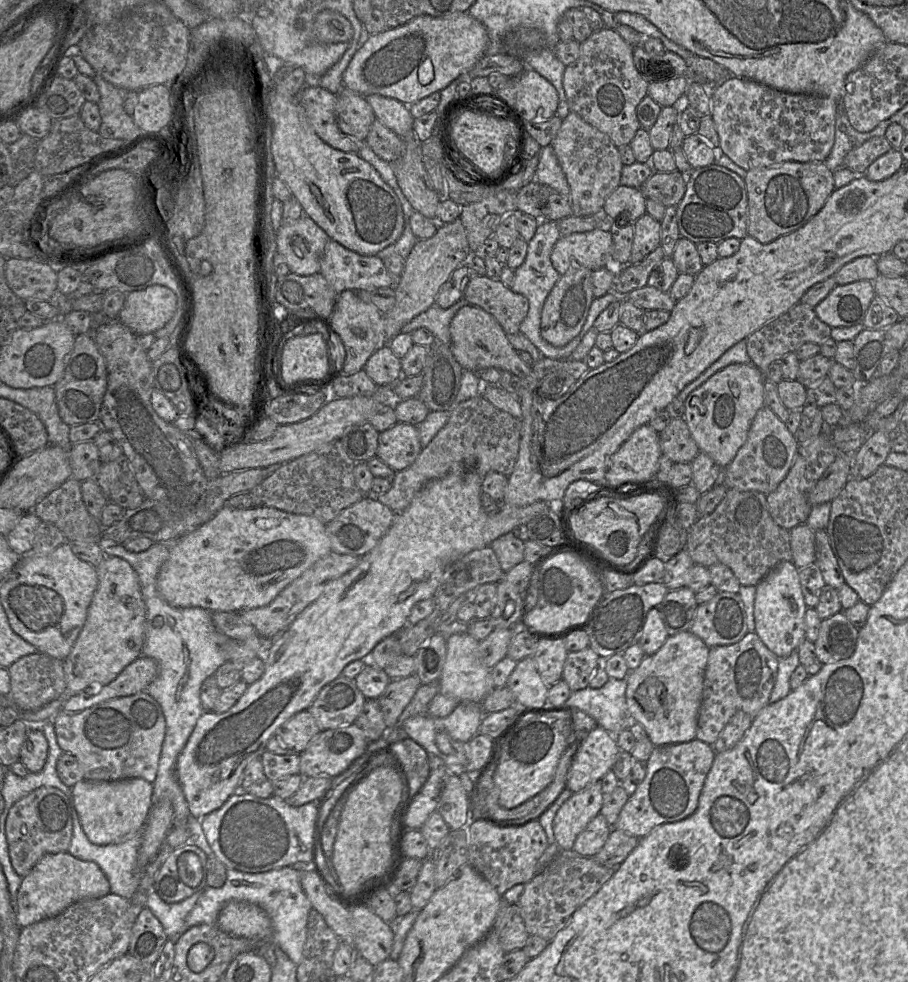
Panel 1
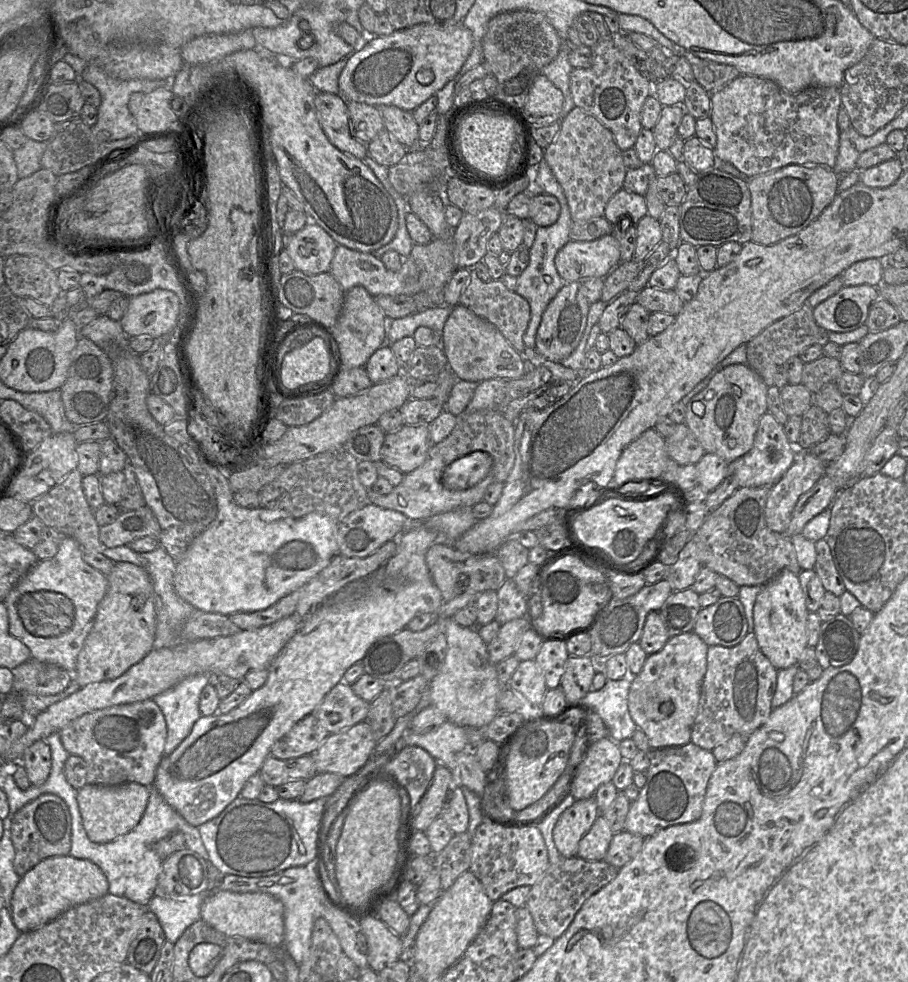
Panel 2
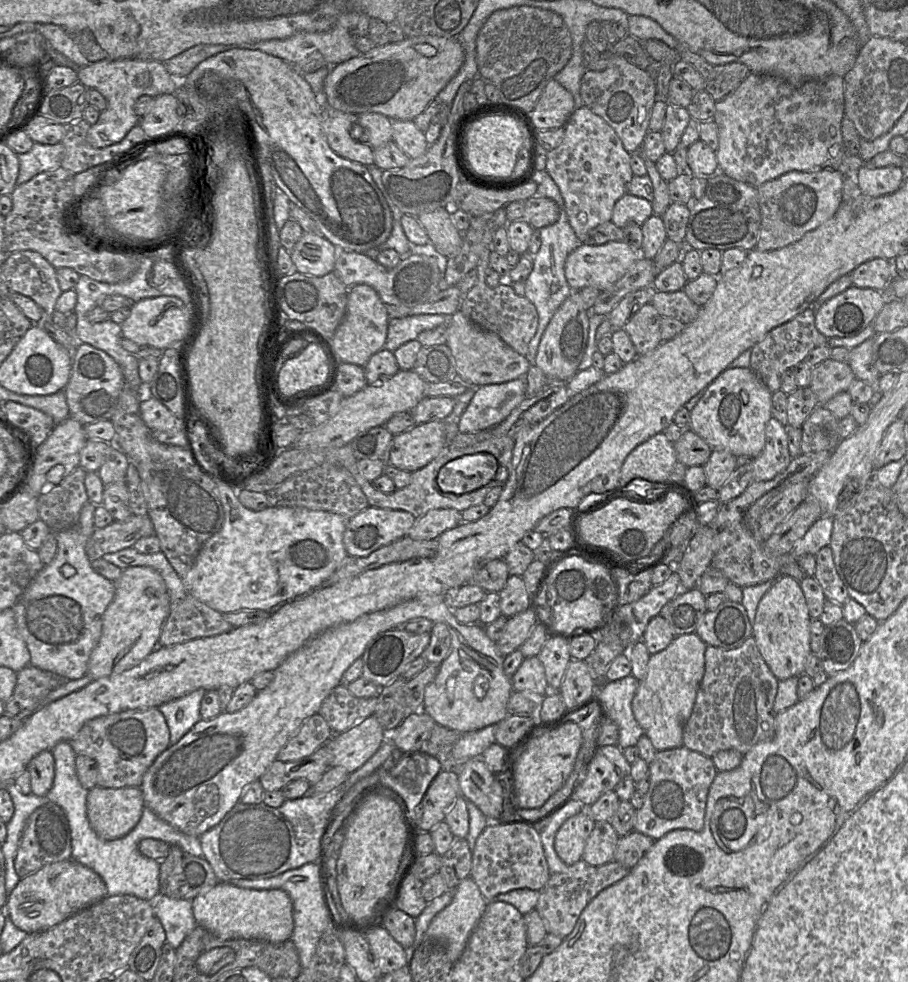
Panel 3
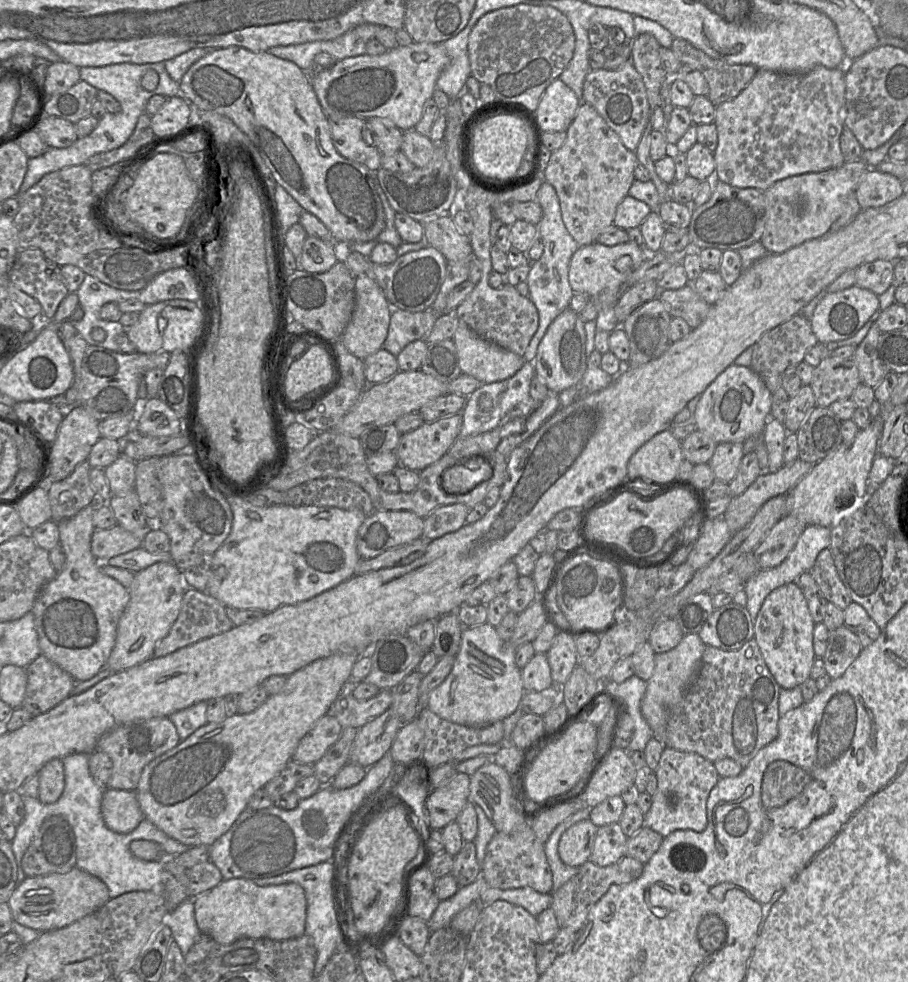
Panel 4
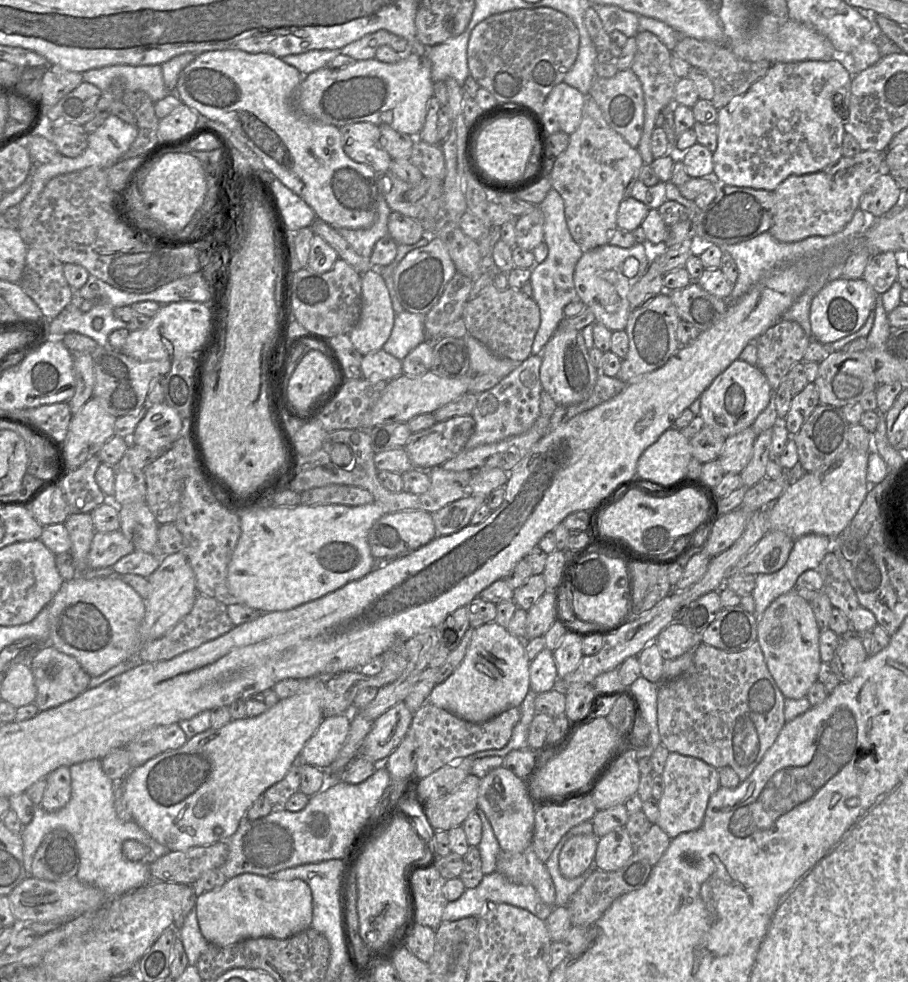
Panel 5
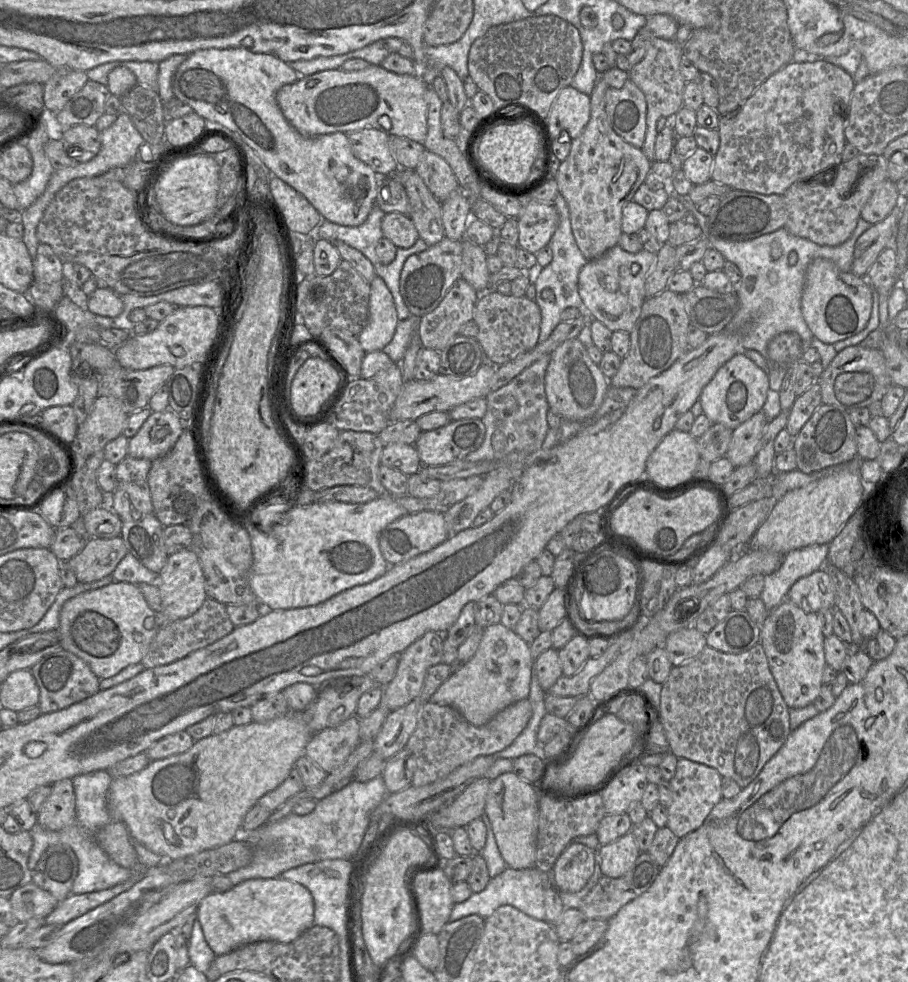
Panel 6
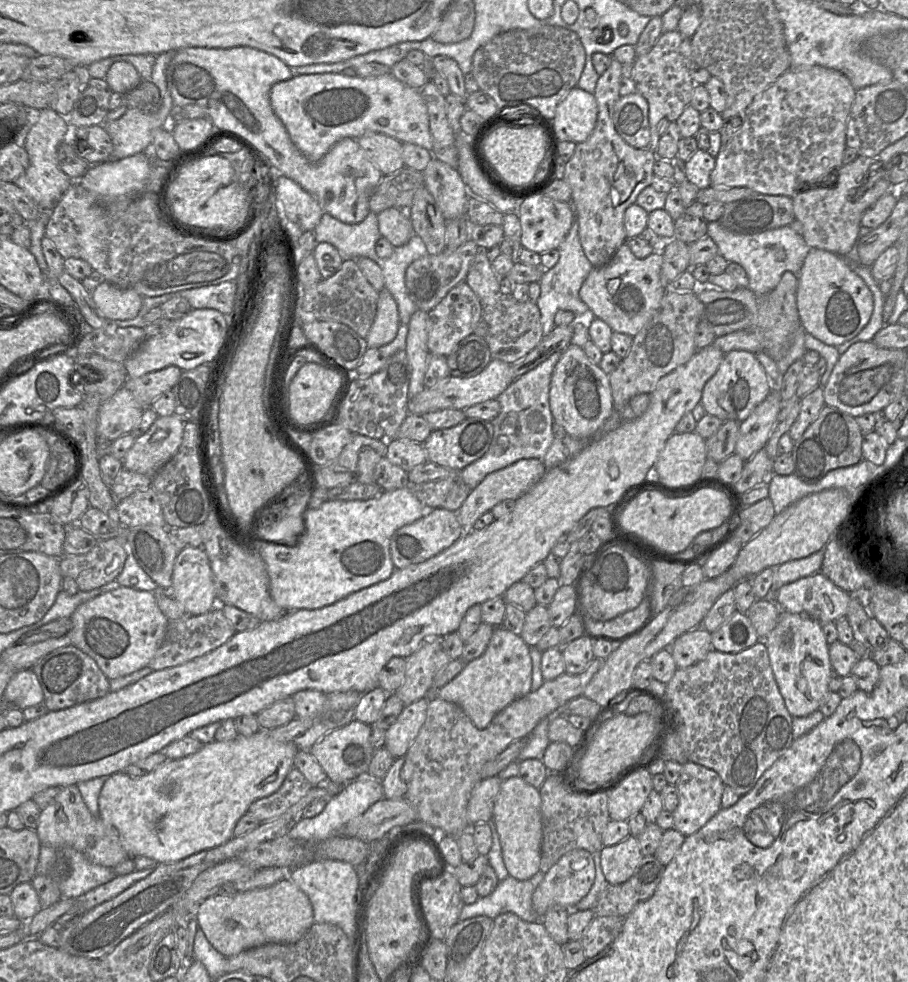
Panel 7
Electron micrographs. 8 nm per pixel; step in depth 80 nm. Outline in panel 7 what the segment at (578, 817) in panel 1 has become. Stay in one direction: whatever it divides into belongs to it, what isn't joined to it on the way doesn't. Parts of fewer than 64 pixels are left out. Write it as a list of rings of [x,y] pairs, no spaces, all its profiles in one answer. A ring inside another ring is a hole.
[[[574,849],[563,855],[544,875],[532,896],[532,906],[539,917],[543,917],[550,906],[559,904],[567,909],[575,905],[590,891],[595,879],[595,863],[591,853]]]

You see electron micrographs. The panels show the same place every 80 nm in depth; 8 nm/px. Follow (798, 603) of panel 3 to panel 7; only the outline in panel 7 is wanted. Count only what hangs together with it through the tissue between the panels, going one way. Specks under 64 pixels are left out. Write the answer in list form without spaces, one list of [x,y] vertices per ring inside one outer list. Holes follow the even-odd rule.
[[[780,612],[775,628],[760,639],[766,645],[779,691],[789,713],[803,717],[819,710],[829,693],[832,665],[821,624],[805,615]]]

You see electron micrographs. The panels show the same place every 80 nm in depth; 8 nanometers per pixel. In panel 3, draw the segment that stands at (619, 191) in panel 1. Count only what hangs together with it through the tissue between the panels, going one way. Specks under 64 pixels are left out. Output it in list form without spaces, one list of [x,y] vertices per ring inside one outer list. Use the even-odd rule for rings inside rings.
[[[626,193],[616,202],[611,222],[621,229],[630,224],[641,226],[653,214],[650,201]]]

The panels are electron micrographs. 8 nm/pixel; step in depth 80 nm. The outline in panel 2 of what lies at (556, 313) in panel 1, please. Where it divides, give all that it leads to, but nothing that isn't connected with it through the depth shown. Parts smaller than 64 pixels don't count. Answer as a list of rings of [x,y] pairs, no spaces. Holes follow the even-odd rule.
[[[580,282],[566,283],[547,306],[536,335],[536,350],[548,361],[561,362],[579,345],[587,325],[591,304],[581,293]]]

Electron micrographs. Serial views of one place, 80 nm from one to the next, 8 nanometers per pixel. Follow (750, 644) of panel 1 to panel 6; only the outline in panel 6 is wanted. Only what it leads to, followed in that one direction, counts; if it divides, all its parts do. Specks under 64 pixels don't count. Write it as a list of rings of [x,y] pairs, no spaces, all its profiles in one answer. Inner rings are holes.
[[[761,643],[739,654],[723,653],[706,646],[695,658],[673,666],[662,684],[659,719],[671,753],[677,758],[715,768],[722,777],[733,779],[741,788],[758,776],[791,733],[789,707],[770,671]]]

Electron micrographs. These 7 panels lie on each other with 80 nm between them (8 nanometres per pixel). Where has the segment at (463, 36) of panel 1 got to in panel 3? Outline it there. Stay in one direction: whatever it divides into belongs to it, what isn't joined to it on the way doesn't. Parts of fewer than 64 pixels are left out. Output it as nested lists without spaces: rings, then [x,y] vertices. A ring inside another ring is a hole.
[[[406,37],[403,41],[376,46],[367,53],[332,66],[324,82],[323,100],[336,110],[354,115],[379,113],[392,120],[413,120],[458,73],[464,59],[465,52],[457,37]]]

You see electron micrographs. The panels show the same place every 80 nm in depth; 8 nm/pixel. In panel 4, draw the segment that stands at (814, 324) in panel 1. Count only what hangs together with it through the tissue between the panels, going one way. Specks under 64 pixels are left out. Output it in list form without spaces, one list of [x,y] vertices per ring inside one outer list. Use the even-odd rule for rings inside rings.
[[[797,313],[789,320],[767,331],[752,345],[751,368],[773,393],[782,385],[784,372],[803,361],[807,350],[817,343],[818,340],[811,327],[811,320],[805,318],[801,313]]]

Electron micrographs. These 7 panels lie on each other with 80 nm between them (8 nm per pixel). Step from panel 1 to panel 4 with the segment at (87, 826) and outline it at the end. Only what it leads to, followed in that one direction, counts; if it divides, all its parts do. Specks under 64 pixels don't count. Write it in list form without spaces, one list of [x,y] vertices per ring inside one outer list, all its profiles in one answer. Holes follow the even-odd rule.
[[[105,788],[101,812],[105,825],[120,834],[133,831],[144,818],[135,790]]]

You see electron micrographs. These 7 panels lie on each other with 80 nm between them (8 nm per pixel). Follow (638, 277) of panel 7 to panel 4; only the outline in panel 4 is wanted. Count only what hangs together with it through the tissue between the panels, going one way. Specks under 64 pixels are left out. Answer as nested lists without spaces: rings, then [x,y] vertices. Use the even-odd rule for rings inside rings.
[[[634,242],[607,246],[592,243],[580,246],[574,253],[569,267],[569,283],[575,292],[587,293],[590,298],[597,299],[601,310],[596,318],[596,329],[611,332],[621,326],[615,316],[615,306],[624,291],[624,283],[646,260],[649,254],[644,246]]]

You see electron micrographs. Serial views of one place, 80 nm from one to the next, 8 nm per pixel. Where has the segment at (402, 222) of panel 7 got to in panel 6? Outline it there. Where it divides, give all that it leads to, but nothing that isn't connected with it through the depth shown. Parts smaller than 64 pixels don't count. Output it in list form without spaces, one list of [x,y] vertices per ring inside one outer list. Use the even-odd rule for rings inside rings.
[[[399,212],[386,213],[381,228],[383,237],[389,239],[397,248],[410,248],[420,238],[409,215]]]

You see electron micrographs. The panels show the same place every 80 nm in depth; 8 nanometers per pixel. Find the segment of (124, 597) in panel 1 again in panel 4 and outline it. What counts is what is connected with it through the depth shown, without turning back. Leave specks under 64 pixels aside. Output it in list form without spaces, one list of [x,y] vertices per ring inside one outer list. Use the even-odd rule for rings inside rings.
[[[158,562],[134,574],[128,588],[130,600],[117,625],[116,641],[104,668],[113,673],[139,665],[153,657],[157,643],[177,619],[187,589],[174,562]]]

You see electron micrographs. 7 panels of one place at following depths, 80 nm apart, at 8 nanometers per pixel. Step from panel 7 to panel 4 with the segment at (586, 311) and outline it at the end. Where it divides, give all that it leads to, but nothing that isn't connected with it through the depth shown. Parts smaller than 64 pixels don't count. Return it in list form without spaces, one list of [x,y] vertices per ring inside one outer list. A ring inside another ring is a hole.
[[[545,181],[538,190],[535,201],[539,203],[542,209],[542,218],[537,227],[538,234],[544,244],[544,251],[541,258],[532,263],[526,281],[529,287],[528,298],[534,303],[538,311],[539,325],[523,355],[525,362],[535,360],[538,346],[548,327],[564,310],[569,308],[569,303],[574,295],[569,283],[570,261],[579,249],[579,245],[570,235],[563,222],[559,199],[553,186]]]

